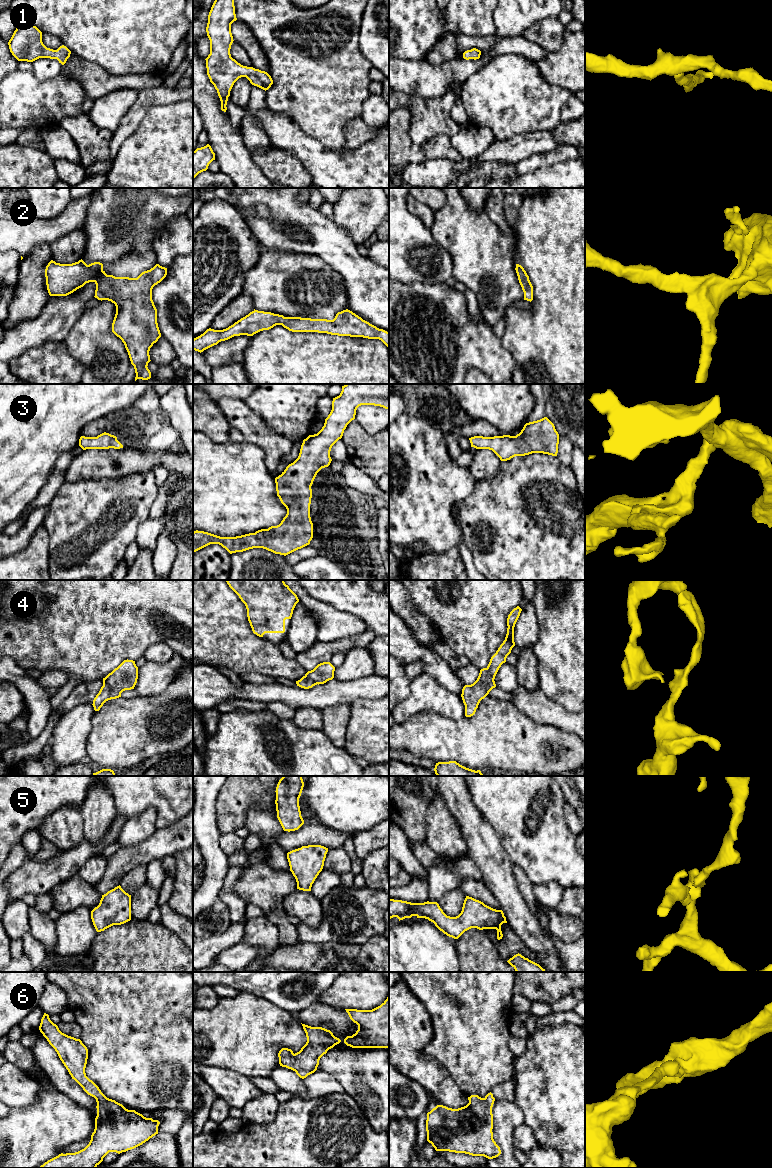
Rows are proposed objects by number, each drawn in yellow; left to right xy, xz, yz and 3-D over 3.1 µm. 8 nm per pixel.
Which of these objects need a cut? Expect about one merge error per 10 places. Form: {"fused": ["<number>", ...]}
{"fused": []}

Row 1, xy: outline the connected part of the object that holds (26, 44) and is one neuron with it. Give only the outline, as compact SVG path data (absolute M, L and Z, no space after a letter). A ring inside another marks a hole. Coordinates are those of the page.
M20 22L8 45L10 52L18 61L33 62L39 58L50 58L57 59L64 65L71 54L64 45L57 50L47 48L42 42L42 32L26 22Z

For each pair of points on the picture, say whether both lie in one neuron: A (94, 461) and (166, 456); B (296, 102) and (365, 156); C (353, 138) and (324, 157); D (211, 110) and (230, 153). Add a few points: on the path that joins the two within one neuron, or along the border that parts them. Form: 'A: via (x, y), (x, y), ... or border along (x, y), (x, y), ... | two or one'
A: via (112, 460), (148, 459) | one
B: border along (322, 143), (332, 149), (345, 149) | two
C: border along (368, 140), (355, 148), (346, 149) | two
D: via (215, 121), (222, 136), (228, 142) | one

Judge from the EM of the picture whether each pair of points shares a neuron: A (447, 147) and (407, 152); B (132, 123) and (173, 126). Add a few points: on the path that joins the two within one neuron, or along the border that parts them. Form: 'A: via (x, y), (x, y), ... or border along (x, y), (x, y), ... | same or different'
A: via (437, 147), (427, 152), (417, 152) | same
B: border along (154, 106), (149, 109), (139, 125), (123, 141) | different

